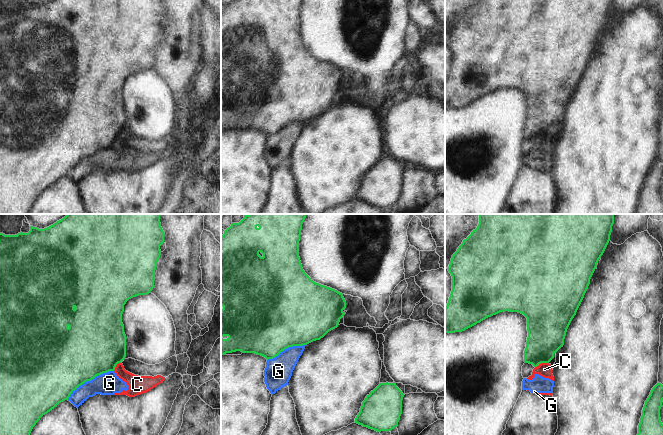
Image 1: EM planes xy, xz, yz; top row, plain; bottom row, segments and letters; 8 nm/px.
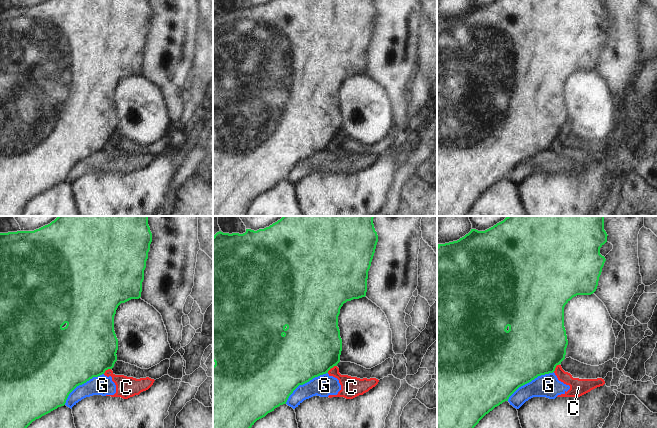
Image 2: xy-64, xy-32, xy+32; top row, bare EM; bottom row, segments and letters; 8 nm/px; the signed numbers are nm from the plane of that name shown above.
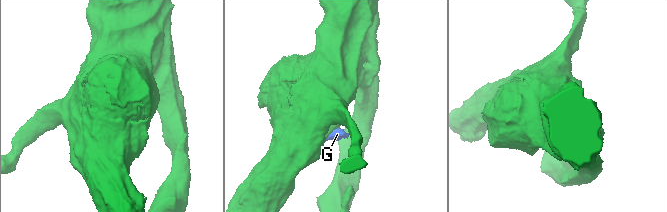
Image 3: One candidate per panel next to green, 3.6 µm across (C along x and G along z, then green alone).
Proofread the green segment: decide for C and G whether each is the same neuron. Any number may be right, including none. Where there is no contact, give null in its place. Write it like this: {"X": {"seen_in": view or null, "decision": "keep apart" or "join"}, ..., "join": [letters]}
{"C": {"seen_in": "yz", "decision": "keep apart"}, "G": {"seen_in": "xy", "decision": "keep apart"}, "join": []}

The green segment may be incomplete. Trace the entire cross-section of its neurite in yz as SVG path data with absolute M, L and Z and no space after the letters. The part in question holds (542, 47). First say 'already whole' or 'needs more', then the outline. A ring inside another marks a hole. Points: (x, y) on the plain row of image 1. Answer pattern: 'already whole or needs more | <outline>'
already whole | M478 0L477 4L463 16L452 31L448 43L452 52L452 67L445 83L445 110L465 107L500 88L518 88L527 94L528 113L524 127L524 138L532 140L534 143L541 139L549 139L554 134L554 130L564 121L567 105L584 74L597 39L610 17L612 2L613 0Z

